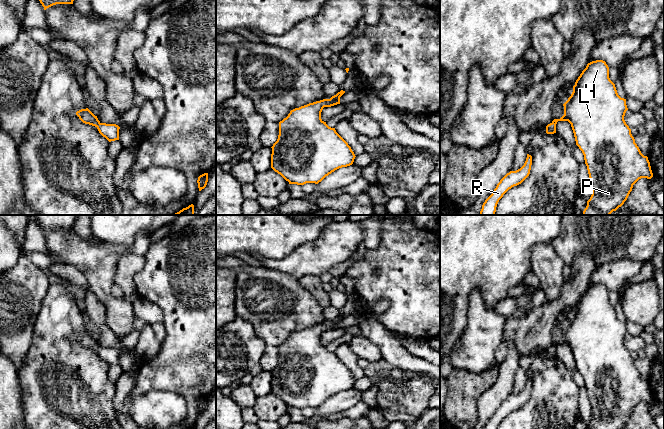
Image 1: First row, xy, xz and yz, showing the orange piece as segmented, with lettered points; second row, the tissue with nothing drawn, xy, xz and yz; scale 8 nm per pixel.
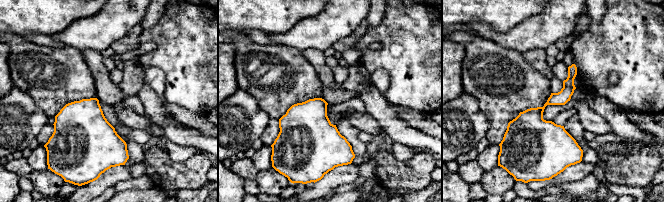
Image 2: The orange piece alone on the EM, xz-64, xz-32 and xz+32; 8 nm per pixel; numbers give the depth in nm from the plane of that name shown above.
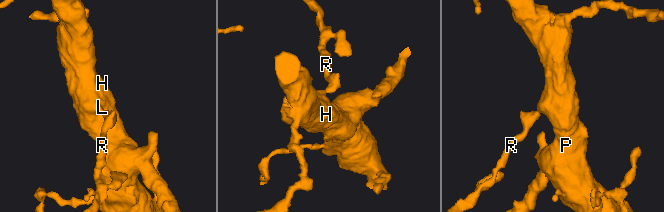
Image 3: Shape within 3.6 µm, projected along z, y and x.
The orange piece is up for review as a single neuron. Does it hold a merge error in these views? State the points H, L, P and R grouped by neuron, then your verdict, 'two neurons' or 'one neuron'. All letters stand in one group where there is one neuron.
H L P R; one neuron

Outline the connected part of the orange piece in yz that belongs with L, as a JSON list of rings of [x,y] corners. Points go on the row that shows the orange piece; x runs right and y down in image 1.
[[[603,60],[587,64],[573,86],[573,92],[563,104],[564,115],[546,126],[547,134],[556,133],[558,121],[571,124],[576,145],[584,155],[592,195],[583,215],[610,215],[627,200],[633,185],[641,178],[651,179],[653,173],[647,156],[644,156],[626,124],[626,99],[621,98],[609,78],[609,67]]]

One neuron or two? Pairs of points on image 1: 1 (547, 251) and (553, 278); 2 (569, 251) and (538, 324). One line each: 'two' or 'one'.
1: one
2: two

